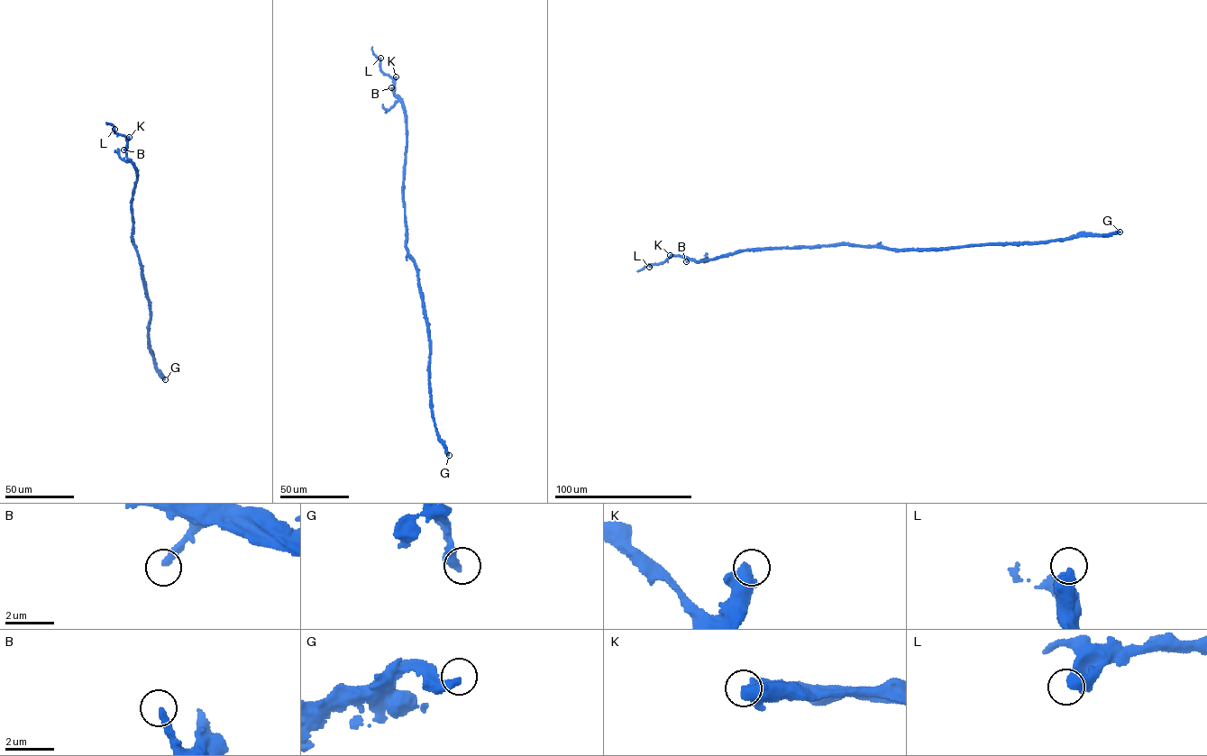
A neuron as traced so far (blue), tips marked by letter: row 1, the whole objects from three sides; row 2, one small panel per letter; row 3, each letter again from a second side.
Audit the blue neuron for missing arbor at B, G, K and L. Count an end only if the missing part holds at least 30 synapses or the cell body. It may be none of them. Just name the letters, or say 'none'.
K

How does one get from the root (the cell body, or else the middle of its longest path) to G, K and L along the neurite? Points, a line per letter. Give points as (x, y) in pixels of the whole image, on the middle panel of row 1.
G: (408, 251), (416, 268), (427, 325), (433, 420), (438, 440), (444, 442), (449, 455)
K: (408, 251), (404, 201), (406, 122), (402, 103), (394, 95), (396, 77)
L: (408, 251), (404, 201), (406, 117), (402, 103), (394, 95), (394, 79), (381, 70), (380, 58)

